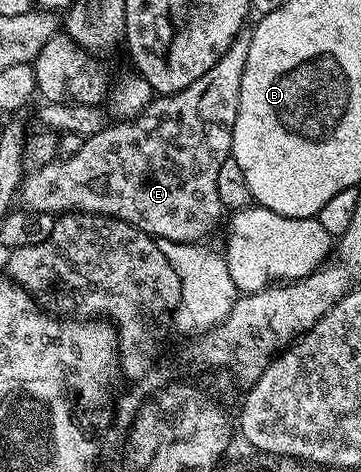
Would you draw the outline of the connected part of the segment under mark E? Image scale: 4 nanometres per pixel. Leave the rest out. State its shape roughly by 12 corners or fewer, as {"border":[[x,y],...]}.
{"border":[[249,34],[21,179],[22,210],[205,240]]}

